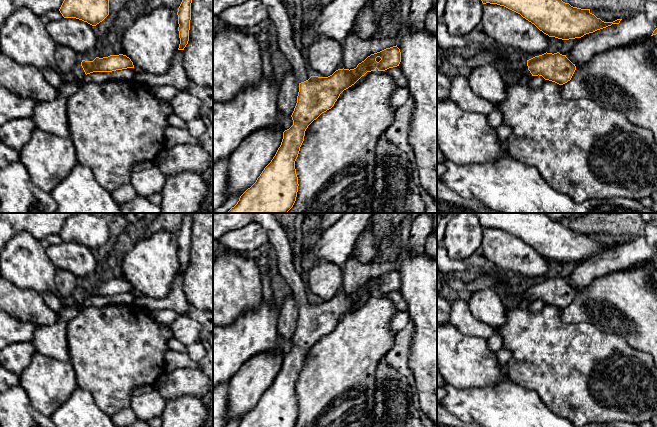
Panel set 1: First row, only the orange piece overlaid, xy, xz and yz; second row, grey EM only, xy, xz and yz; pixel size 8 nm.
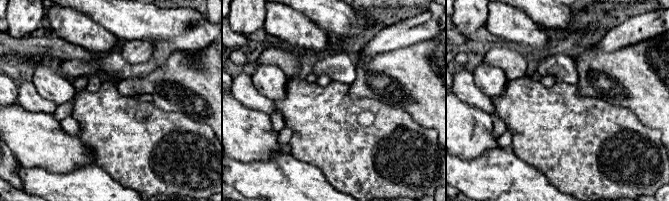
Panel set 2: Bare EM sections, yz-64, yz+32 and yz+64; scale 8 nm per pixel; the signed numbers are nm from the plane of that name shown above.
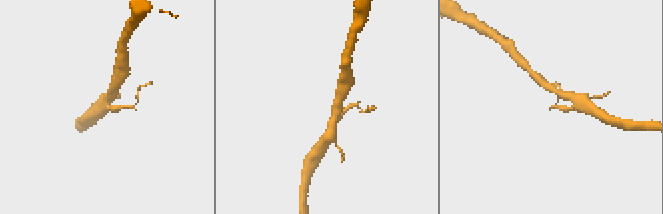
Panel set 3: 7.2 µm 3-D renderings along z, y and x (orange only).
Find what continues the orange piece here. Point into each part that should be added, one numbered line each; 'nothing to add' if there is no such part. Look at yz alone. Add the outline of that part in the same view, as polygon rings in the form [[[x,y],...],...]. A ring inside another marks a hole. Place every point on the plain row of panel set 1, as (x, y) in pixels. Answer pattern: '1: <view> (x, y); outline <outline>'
1: yz (520, 292); outline [[[515,285],[514,289],[512,290],[512,297],[514,297],[517,301],[520,300],[528,300],[532,302],[532,298],[528,294],[527,285]]]

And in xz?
1: xz (277, 236); outline [[[254,213],[253,221],[259,223],[268,234],[268,241],[274,246],[277,261],[274,270],[287,282],[299,307],[308,304],[312,297],[306,281],[294,268],[292,250],[282,224],[273,213]]]

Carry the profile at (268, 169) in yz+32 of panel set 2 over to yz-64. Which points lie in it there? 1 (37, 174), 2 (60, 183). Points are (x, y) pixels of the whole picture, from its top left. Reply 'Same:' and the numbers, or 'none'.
Same: 1, 2

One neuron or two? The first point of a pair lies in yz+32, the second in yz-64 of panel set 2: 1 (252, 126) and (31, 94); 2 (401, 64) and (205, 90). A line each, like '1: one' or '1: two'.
1: two
2: one

